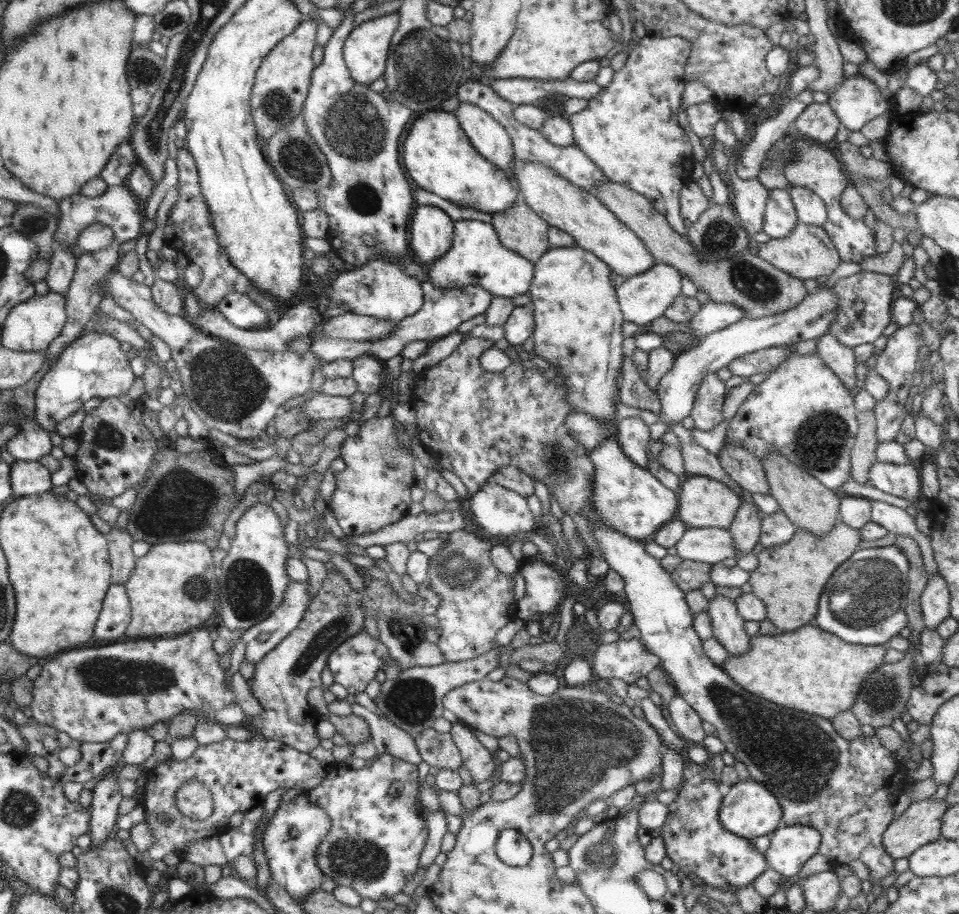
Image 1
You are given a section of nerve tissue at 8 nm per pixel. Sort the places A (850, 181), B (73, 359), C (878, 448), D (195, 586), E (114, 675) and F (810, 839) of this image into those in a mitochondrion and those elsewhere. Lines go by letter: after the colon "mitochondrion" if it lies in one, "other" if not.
A: other
B: other
C: other
D: mitochondrion
E: mitochondrion
F: other

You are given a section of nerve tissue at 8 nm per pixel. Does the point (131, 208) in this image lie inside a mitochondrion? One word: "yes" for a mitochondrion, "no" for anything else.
no

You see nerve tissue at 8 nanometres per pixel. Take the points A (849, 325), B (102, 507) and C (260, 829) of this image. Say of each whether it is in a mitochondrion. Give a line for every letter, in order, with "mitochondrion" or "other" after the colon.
A: mitochondrion
B: other
C: other

